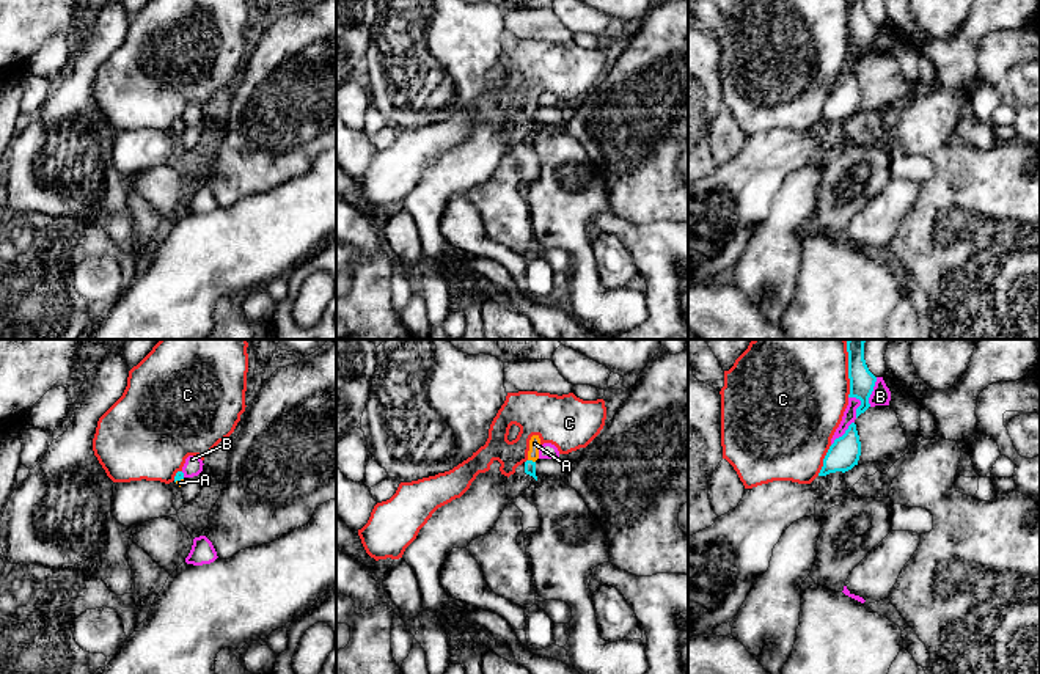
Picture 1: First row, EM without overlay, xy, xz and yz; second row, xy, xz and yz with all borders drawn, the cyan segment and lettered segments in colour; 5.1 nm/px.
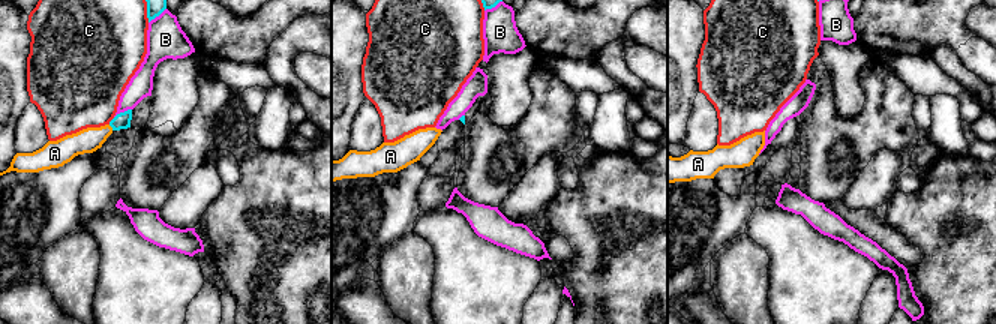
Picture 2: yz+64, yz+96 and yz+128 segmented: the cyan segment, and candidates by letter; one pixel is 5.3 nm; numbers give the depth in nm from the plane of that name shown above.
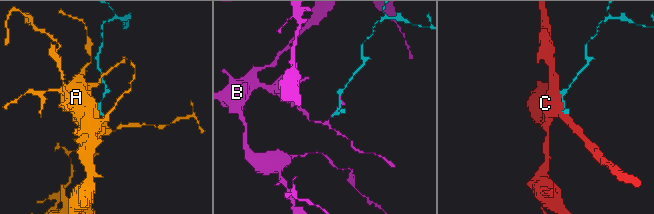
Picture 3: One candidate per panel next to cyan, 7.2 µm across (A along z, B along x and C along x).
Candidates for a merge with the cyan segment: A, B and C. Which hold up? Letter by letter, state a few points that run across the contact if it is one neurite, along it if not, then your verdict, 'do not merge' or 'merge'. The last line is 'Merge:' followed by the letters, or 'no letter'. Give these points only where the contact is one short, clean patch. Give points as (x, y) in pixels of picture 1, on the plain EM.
A: line xz (530, 115), (531, 109), (534, 91); merge
B: do not merge
C: do not merge
Merge: A

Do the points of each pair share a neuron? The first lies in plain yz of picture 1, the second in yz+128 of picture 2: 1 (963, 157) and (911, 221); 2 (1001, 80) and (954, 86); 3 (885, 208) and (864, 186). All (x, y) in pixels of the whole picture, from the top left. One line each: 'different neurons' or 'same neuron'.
1: same neuron
2: different neurons
3: same neuron

